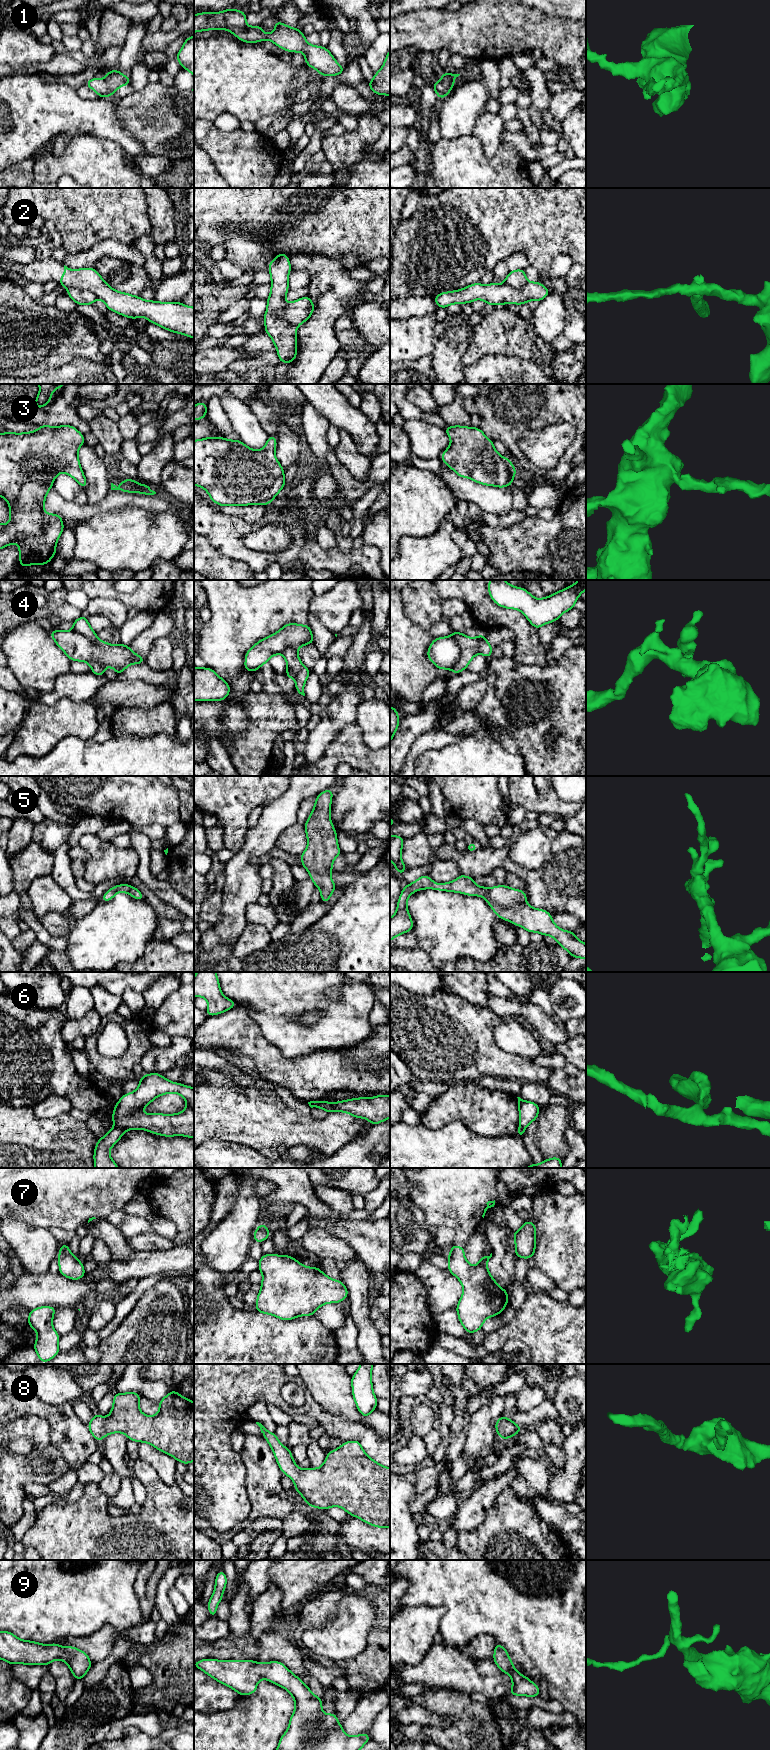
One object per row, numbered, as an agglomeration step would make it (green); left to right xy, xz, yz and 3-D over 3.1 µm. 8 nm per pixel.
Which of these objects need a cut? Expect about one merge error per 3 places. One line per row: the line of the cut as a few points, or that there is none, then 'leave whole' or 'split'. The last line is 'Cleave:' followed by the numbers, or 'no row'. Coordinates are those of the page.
1: no cut | leave whole
2: xy (68, 287), (85, 288), (97, 297) | split
3: no cut | leave whole
4: yz (452, 635), (460, 649), (460, 657), (451, 668) | split
5: no cut | leave whole
6: xy (115, 1125), (124, 1131) | split
7: no cut | leave whole
8: no cut | leave whole
9: no cut | leave whole
Cleave: 2, 4, 6

